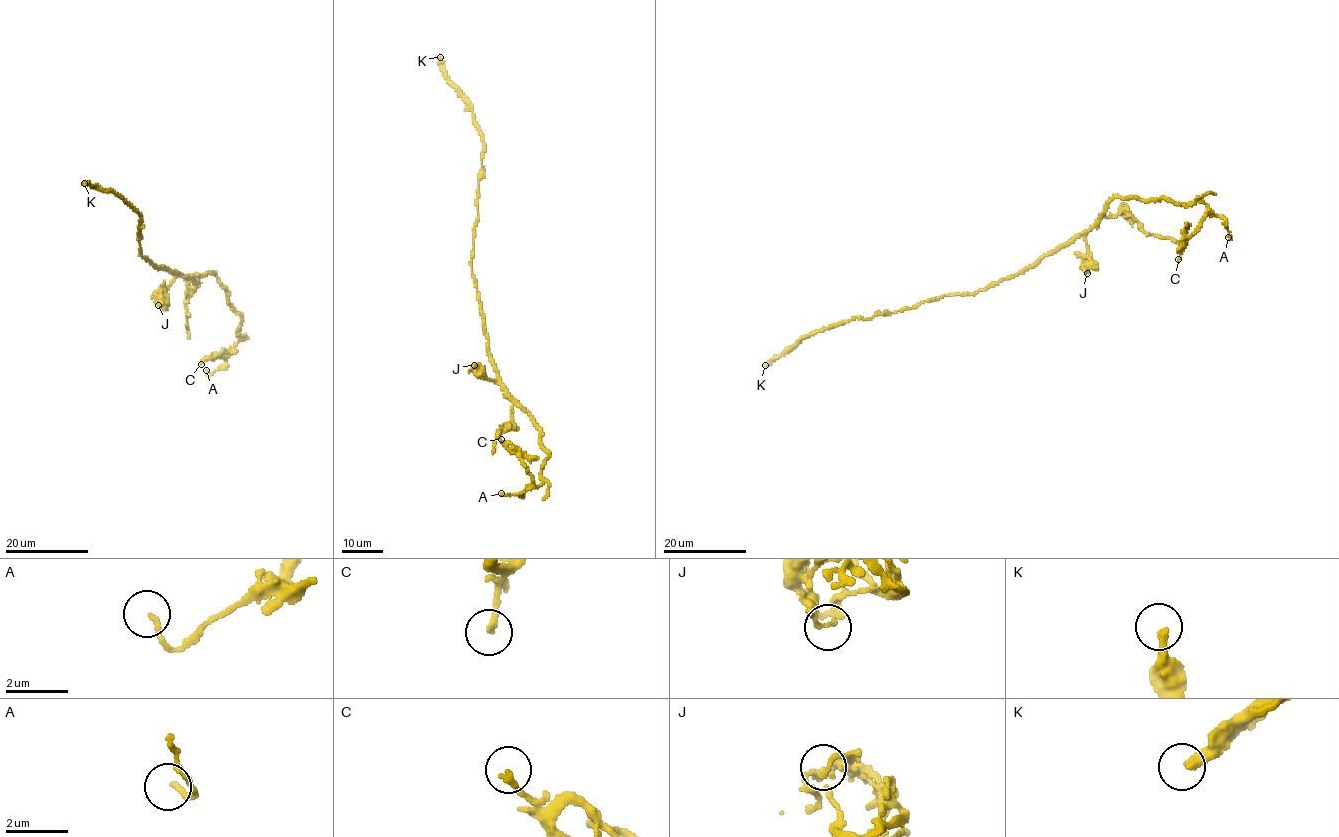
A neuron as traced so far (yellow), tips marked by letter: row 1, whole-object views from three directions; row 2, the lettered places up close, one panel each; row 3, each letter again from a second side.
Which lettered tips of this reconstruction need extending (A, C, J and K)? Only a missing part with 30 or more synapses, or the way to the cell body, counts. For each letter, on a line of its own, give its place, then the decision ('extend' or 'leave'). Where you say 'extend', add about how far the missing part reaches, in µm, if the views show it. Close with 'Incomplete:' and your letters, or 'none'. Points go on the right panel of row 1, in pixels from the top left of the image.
A: (1228, 237) | leave
C: (1178, 259) | leave
J: (1087, 273) | leave
K: (765, 365) | extend | 190 µm
Incomplete: K

